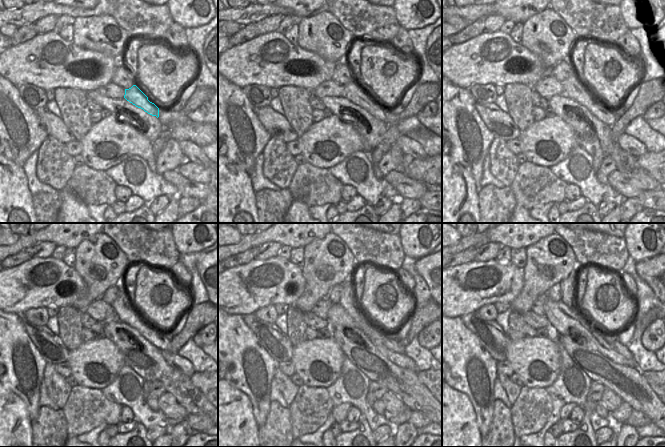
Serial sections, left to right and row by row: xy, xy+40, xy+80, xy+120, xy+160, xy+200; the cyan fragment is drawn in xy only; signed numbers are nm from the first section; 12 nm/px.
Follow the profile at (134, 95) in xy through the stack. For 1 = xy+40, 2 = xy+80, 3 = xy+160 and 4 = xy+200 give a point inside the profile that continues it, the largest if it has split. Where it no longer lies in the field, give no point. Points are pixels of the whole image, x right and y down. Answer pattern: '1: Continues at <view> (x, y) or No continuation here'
1: Continues at xy+40 (353, 91)
2: Continues at xy+80 (573, 88)
3: Continues at xy+160 (347, 300)
4: Continues at xy+200 (568, 286)

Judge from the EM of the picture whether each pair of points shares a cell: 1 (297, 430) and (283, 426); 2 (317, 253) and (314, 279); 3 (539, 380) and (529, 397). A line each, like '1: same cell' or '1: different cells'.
1: different cells
2: same cell
3: different cells

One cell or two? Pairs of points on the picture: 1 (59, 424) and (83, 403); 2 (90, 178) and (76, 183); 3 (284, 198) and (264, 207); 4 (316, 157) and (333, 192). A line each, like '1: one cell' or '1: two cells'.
1: two cells
2: one cell
3: one cell
4: two cells

